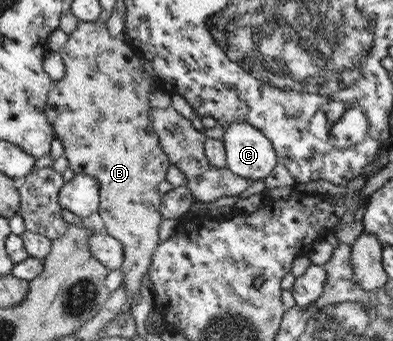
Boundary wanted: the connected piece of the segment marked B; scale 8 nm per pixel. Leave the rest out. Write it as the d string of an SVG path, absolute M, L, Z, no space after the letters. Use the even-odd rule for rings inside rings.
M97 19L91 22L78 21L77 27L71 33L68 34L67 42L61 47L57 54L61 56L63 60L63 66L65 66L65 75L59 79L59 81L53 82L52 87L47 91L47 99L45 99L45 113L47 116L47 122L51 125L51 133L53 137L57 138L63 146L63 155L65 155L68 165L73 174L83 174L93 176L98 183L98 213L96 219L98 220L100 227L103 232L113 236L121 243L123 251L123 262L120 266L121 275L123 280L121 281L121 288L125 291L125 303L120 312L126 312L131 314L131 305L135 303L135 297L139 295L139 290L141 289L141 280L143 276L146 275L148 271L150 260L154 254L154 250L159 243L157 238L157 229L159 223L162 221L160 211L158 209L159 202L161 202L161 193L157 191L157 184L161 180L165 180L165 172L167 172L167 167L170 165L170 161L167 159L164 151L159 147L159 139L151 127L151 119L149 119L149 96L153 90L159 90L166 86L163 83L157 81L149 72L146 71L144 65L140 59L133 53L131 47L127 45L126 40L119 40L112 37L107 28L105 28L105 23Z

